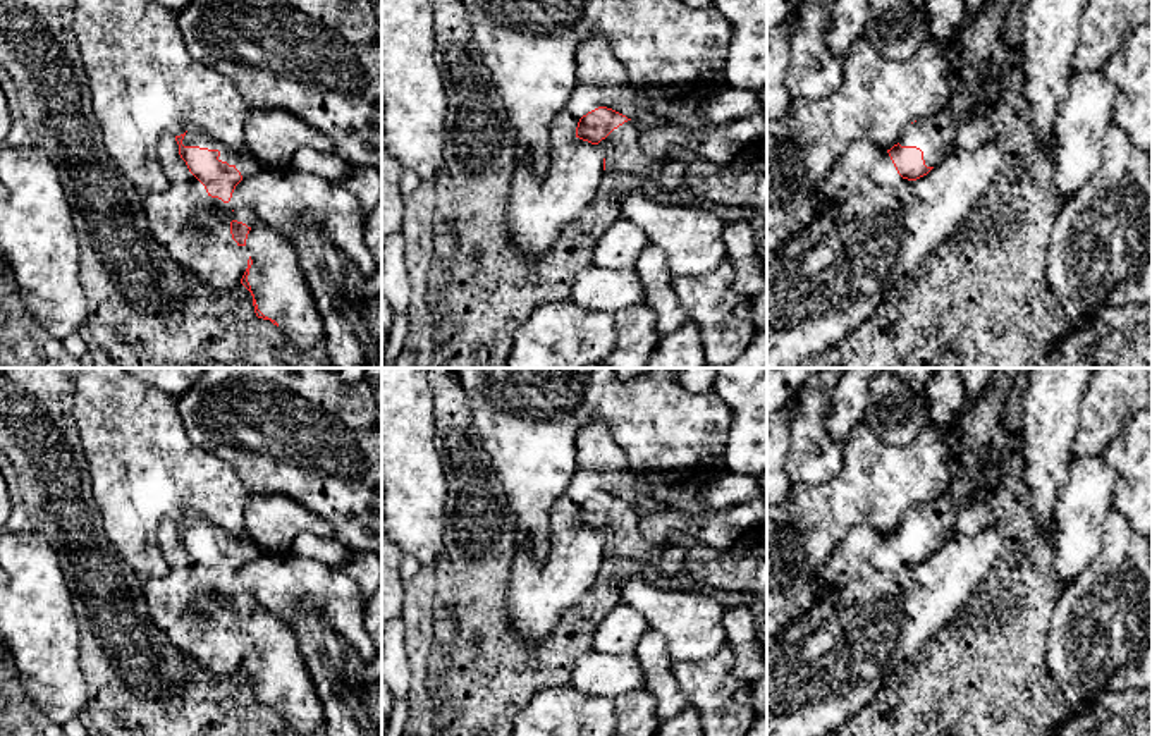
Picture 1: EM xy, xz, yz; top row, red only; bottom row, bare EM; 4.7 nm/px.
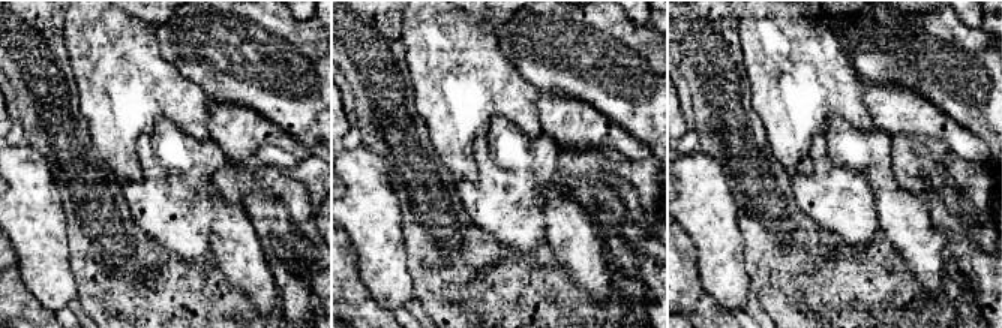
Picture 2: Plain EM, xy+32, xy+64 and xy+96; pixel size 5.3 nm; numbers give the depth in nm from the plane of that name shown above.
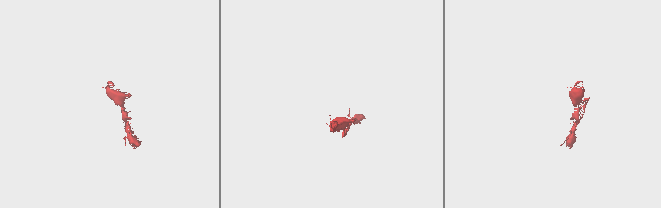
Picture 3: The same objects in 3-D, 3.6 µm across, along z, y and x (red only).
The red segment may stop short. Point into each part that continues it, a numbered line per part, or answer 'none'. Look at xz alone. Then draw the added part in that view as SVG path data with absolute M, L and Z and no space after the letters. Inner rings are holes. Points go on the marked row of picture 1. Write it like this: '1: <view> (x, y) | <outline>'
1: xz (621, 148) | M628 120L598 143L605 172L641 175L657 182L665 196L676 193L684 177L683 156L659 158L645 153L640 146L641 132L634 120Z

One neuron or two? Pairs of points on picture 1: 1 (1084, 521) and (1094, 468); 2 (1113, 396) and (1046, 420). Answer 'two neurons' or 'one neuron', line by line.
1: one neuron
2: two neurons

